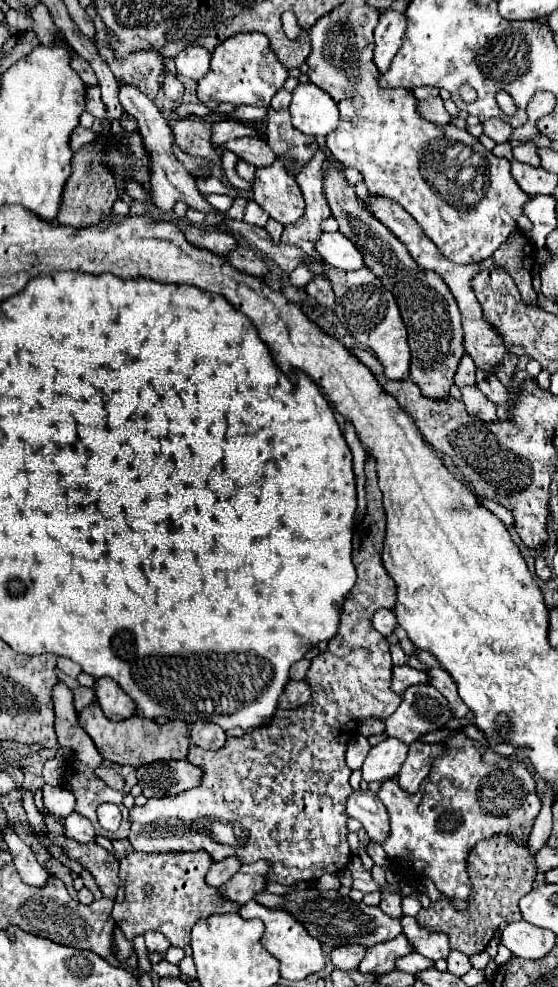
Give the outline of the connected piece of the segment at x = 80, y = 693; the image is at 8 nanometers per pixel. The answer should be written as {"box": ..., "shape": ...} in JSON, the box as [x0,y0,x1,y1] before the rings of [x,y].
{"box":[73,686,95,713],"shape":[[[80,686],[73,690],[74,694],[74,707],[76,712],[79,713],[82,709],[88,706],[95,698],[92,688]]]}

